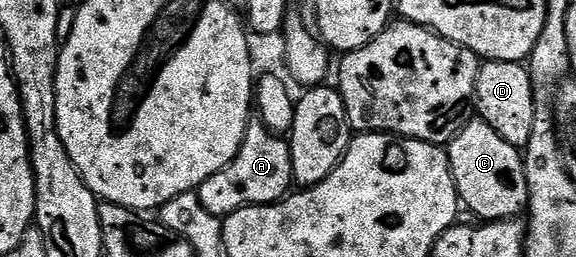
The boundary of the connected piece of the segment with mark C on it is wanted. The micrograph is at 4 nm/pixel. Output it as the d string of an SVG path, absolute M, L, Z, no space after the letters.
M471 119L450 142L448 152L458 200L478 216L475 218L483 222L508 221L527 212L530 196L523 154L512 143L504 143L486 121Z

